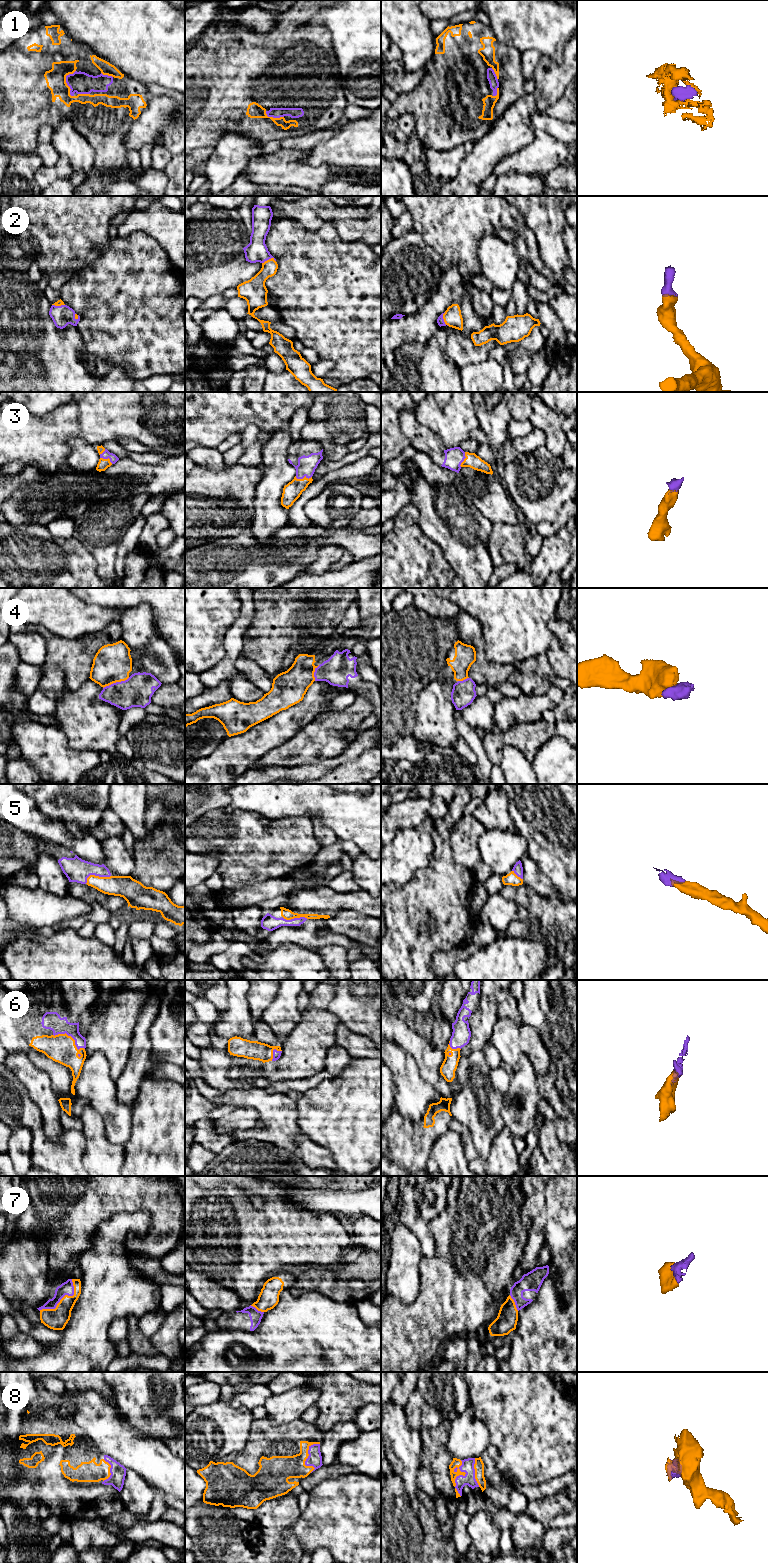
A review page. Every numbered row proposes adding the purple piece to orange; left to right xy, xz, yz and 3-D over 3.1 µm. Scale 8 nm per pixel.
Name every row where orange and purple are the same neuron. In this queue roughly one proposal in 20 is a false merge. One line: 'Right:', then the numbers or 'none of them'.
Right: 1, 2, 3, 4, 5, 6, 7, 8

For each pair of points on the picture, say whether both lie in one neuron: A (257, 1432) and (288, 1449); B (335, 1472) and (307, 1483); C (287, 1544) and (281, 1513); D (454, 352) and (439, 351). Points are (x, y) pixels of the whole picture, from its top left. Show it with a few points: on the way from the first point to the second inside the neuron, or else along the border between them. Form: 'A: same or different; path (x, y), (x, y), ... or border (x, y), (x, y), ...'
A: same; path (265, 1439), (280, 1447)
B: same; path (328, 1472), (320, 1474), (314, 1479)
C: same; path (281, 1536), (281, 1521)
D: different; border (448, 328), (446, 357), (459, 368)

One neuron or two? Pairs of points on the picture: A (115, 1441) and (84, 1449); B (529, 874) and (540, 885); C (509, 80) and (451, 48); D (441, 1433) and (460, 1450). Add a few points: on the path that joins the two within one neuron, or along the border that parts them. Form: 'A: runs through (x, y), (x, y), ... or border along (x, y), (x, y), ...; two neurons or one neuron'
A: border along (83, 1434), (104, 1454); two neurons
B: runs through (532, 877), (537, 882); one neuron
C: runs through (497, 64), (475, 41), (467, 41); one neuron
D: border along (451, 1421), (446, 1448), (453, 1457), (461, 1459); two neurons

